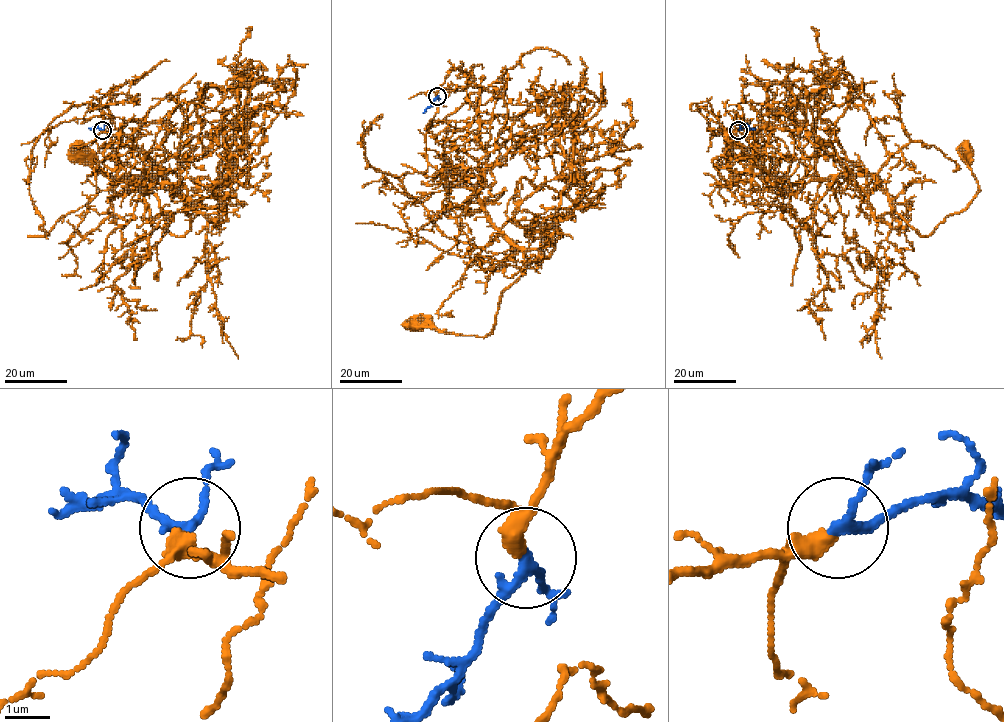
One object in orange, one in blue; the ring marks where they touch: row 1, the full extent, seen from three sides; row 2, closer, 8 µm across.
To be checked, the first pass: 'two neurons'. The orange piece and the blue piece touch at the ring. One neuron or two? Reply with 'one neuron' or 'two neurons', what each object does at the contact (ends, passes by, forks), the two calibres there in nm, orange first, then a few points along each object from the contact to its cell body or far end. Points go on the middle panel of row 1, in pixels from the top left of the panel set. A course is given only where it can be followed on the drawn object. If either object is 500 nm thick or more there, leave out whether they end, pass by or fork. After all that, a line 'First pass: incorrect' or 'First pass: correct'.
one neuron | orange passes by | blue passes by | 320/190 nm | orange via (437, 95), (452, 70), (468, 75), (486, 153), (477, 197), (525, 271), (484, 337), (415, 325) | blue via (437, 96), (423, 112)
First pass: incorrect

